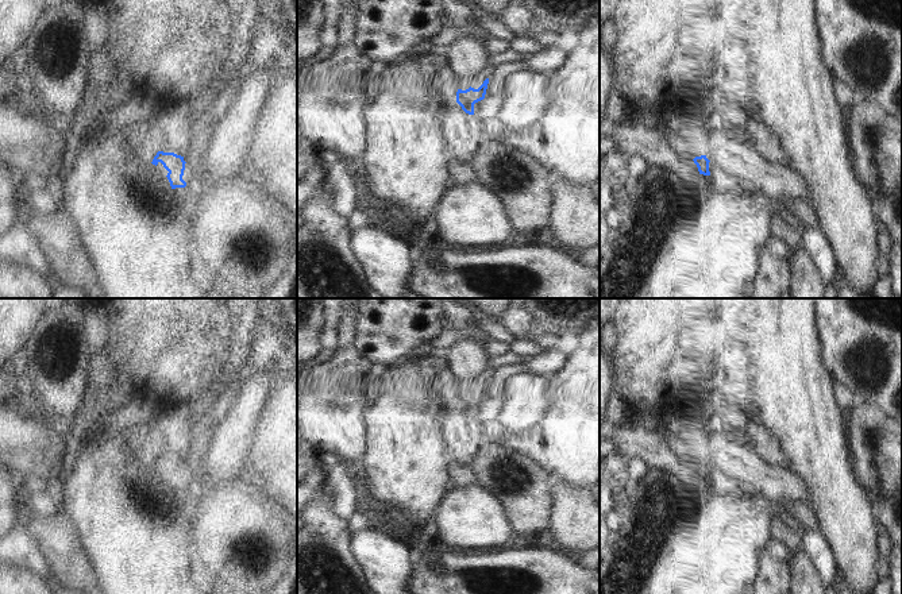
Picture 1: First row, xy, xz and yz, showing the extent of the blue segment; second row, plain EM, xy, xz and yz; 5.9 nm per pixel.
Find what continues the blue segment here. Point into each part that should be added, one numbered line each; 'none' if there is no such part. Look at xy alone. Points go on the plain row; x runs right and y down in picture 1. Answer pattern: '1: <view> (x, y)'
1: xy (158, 475)
2: xy (195, 478)

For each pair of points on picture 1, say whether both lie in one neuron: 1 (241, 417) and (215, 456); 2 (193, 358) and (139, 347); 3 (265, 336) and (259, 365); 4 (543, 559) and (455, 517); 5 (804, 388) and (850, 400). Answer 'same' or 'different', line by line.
1: same
2: same
3: same
4: different
5: different

